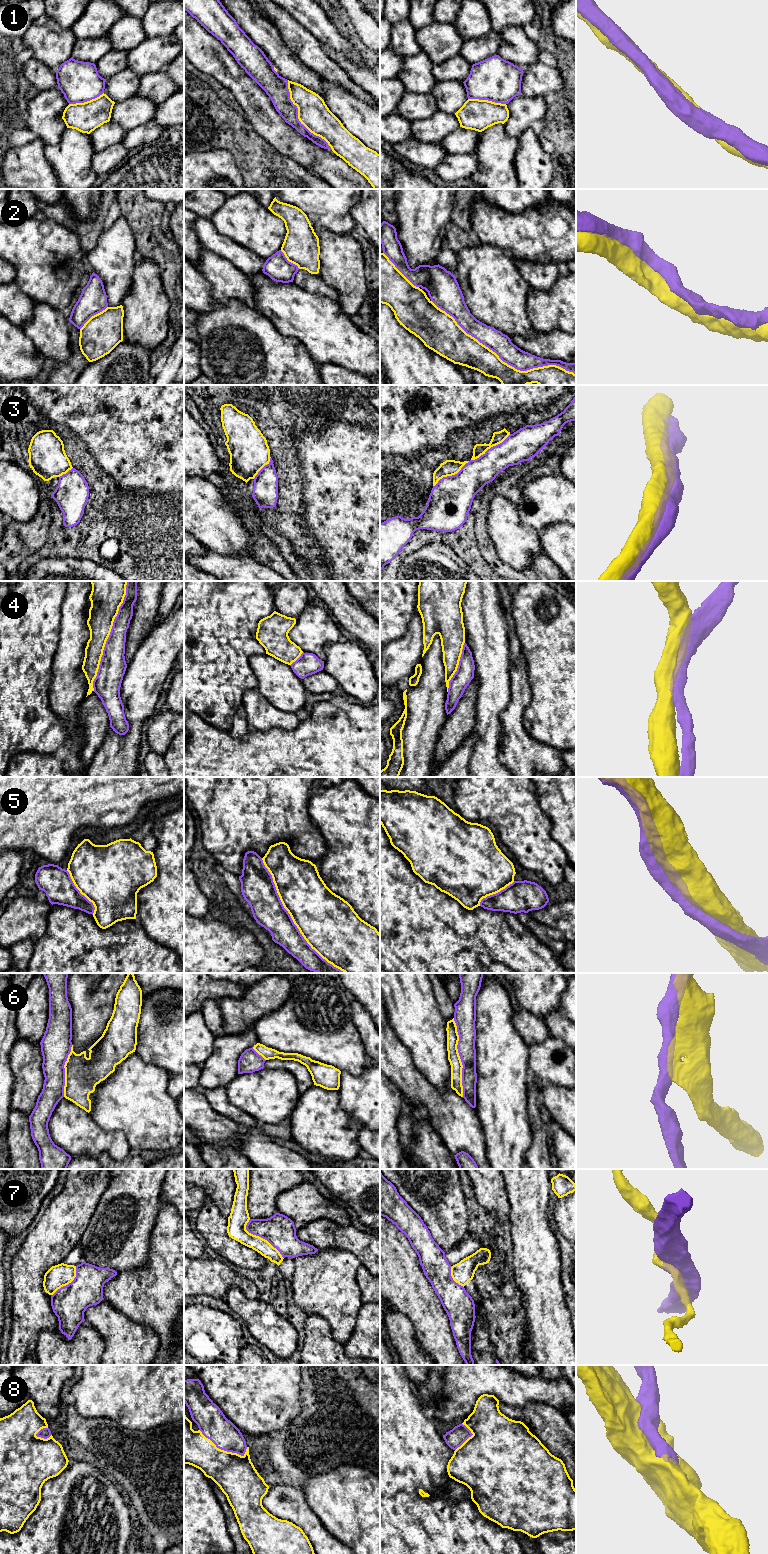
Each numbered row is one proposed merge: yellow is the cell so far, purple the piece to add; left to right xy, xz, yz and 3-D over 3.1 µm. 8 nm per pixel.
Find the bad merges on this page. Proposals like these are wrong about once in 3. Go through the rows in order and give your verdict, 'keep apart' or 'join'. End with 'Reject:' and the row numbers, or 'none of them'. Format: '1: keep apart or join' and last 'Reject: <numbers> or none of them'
1: keep apart
2: join
3: join
4: join
5: join
6: keep apart
7: keep apart
8: join
Reject: 1, 6, 7

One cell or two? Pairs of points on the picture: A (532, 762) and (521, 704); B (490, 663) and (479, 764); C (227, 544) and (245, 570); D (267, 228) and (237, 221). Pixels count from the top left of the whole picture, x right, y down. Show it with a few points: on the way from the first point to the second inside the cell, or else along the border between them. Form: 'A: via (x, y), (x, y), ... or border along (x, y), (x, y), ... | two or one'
A: via (518, 748), (516, 743), (516, 718) | one
B: via (490, 688), (489, 739) | one
C: border along (211, 550), (221, 554), (250, 555), (252, 557) | two
D: via (260, 228), (251, 221), (244, 221) | one

